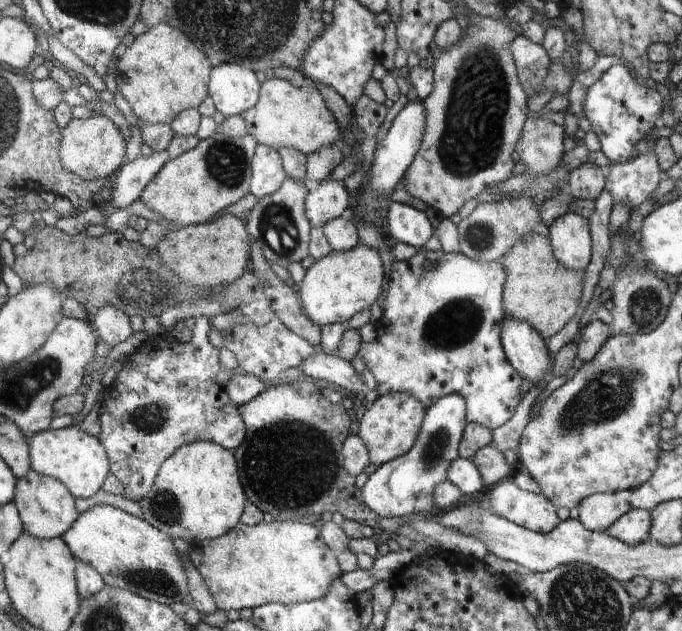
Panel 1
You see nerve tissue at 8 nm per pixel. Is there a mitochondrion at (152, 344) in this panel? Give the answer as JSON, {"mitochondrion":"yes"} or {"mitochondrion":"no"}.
{"mitochondrion":"no"}

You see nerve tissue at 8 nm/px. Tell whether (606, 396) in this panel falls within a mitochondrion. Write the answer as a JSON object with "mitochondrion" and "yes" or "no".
{"mitochondrion":"yes"}

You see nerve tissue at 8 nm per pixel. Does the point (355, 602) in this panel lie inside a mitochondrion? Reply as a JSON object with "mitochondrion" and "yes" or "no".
{"mitochondrion":"no"}

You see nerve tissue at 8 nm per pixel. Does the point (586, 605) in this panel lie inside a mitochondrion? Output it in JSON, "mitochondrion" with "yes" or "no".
{"mitochondrion":"yes"}

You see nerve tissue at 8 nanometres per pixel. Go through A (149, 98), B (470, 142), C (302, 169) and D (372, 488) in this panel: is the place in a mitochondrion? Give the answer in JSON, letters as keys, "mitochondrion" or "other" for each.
{"A":"other","B":"mitochondrion","C":"other","D":"other"}

